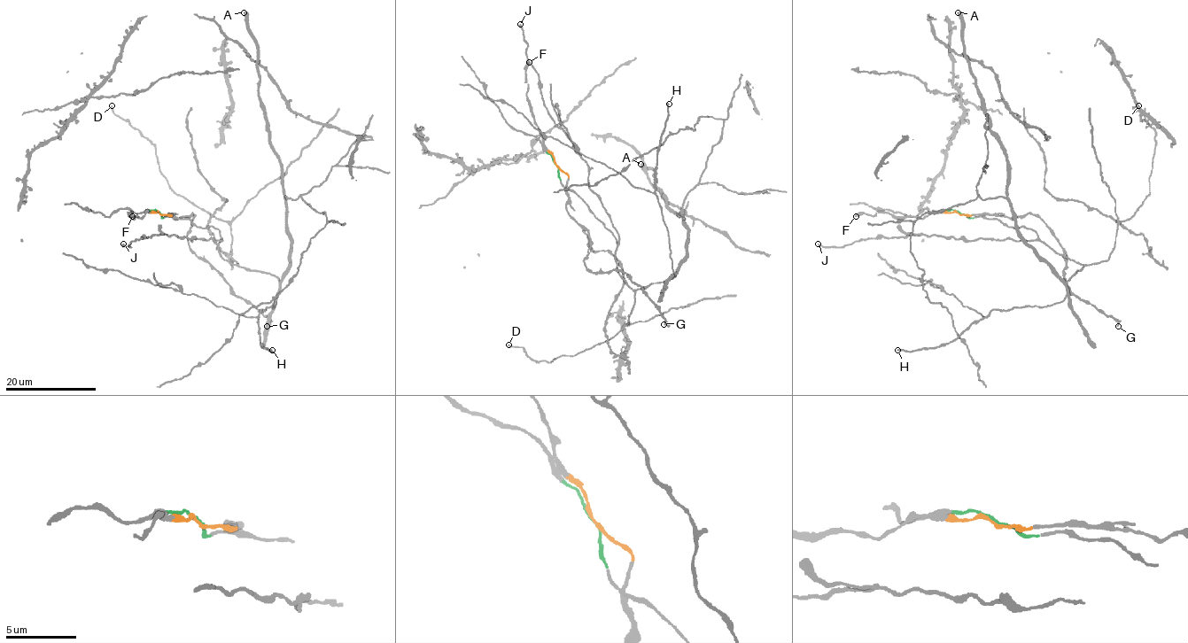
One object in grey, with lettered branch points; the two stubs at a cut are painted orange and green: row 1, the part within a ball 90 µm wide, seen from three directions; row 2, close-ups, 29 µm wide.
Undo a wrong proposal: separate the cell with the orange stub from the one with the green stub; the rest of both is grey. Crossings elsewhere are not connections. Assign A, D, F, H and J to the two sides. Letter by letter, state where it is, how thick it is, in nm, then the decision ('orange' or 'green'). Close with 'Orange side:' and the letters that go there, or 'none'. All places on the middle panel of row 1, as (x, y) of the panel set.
A: place (640, 164); calibre 440 nm; green
D: place (508, 344); calibre 200 nm; green
F: place (529, 62); calibre 400 nm; orange
H: place (669, 104); calibre 260 nm; green
J: place (520, 24); calibre 300 nm; green
Orange side: F

